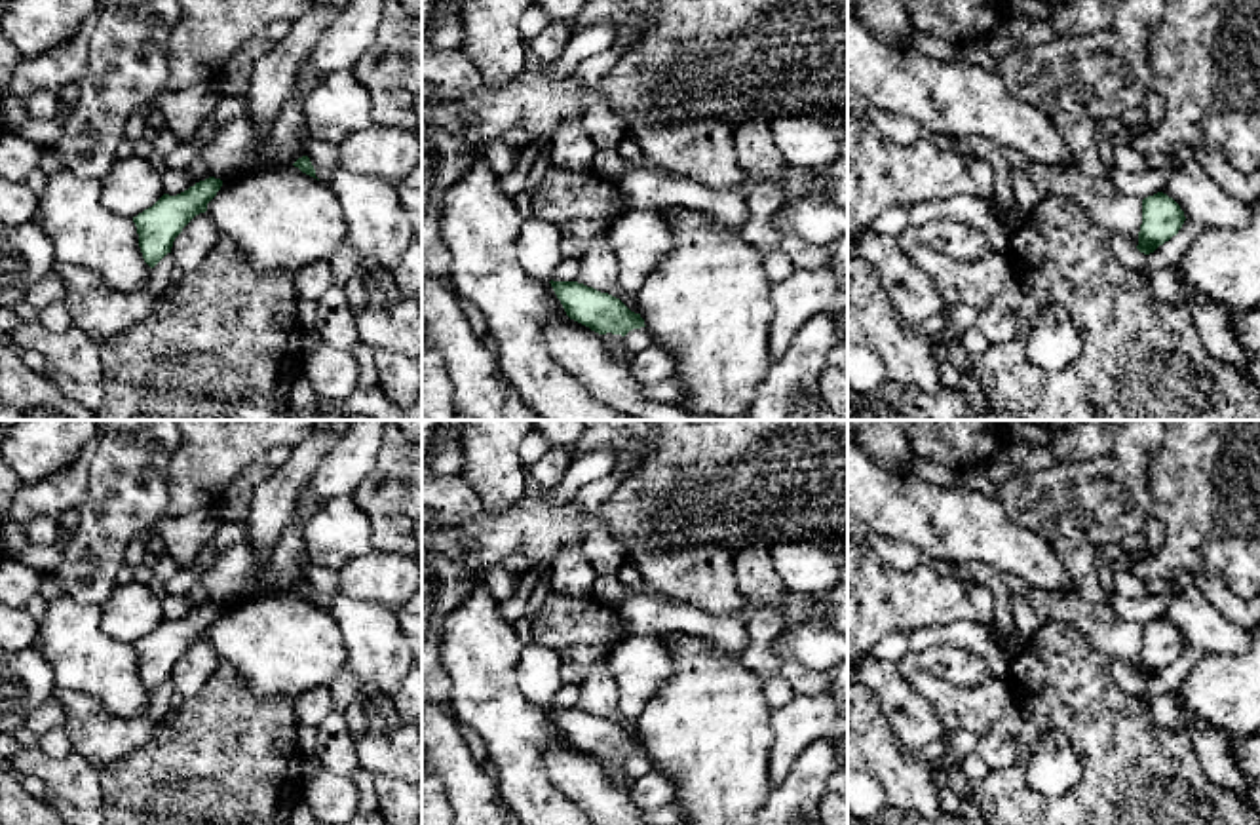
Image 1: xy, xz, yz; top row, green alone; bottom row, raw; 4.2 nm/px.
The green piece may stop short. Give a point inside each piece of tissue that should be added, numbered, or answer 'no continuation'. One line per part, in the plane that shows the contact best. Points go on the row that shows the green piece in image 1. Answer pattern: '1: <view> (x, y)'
no continuation

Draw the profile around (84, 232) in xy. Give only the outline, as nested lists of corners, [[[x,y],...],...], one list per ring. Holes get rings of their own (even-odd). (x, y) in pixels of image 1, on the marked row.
[[[61,167],[48,177],[34,221],[51,238],[57,264],[80,264],[120,293],[146,289],[152,268],[143,259],[137,226],[133,219],[110,213],[101,203],[101,181],[80,179]]]

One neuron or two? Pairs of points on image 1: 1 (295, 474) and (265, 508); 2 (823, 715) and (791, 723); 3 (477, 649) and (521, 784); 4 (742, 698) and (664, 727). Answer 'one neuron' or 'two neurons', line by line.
1: one neuron
2: one neuron
3: one neuron
4: one neuron

